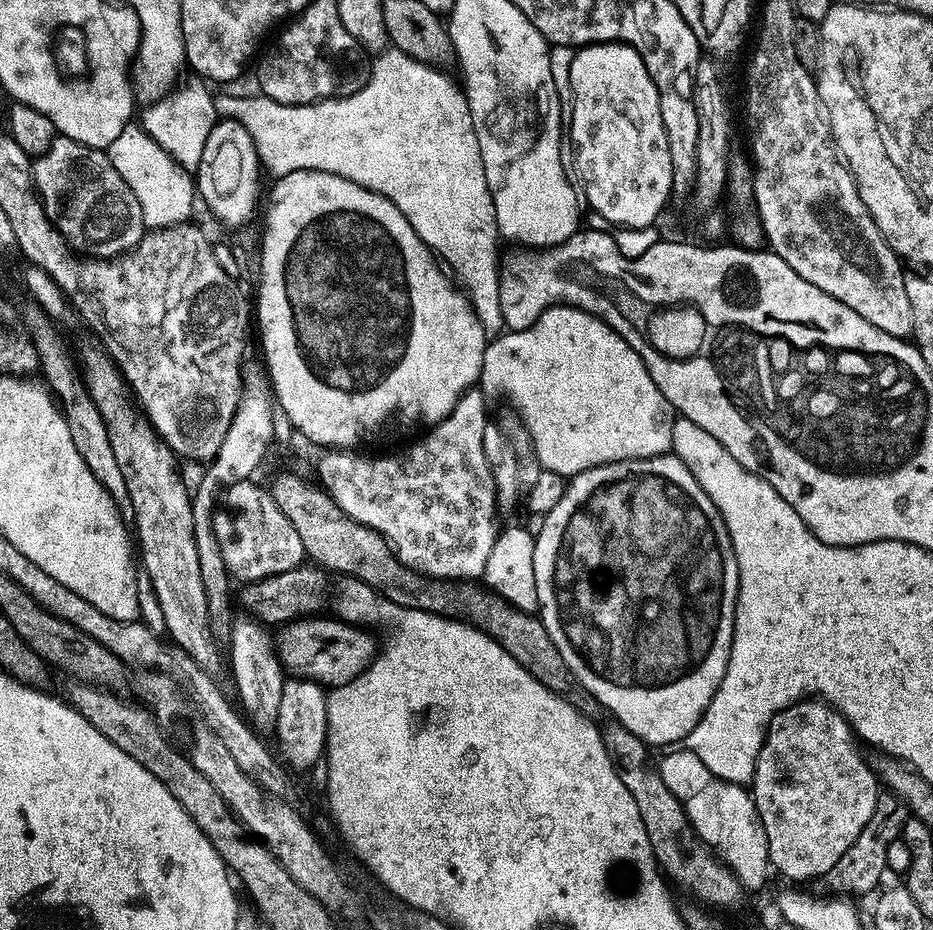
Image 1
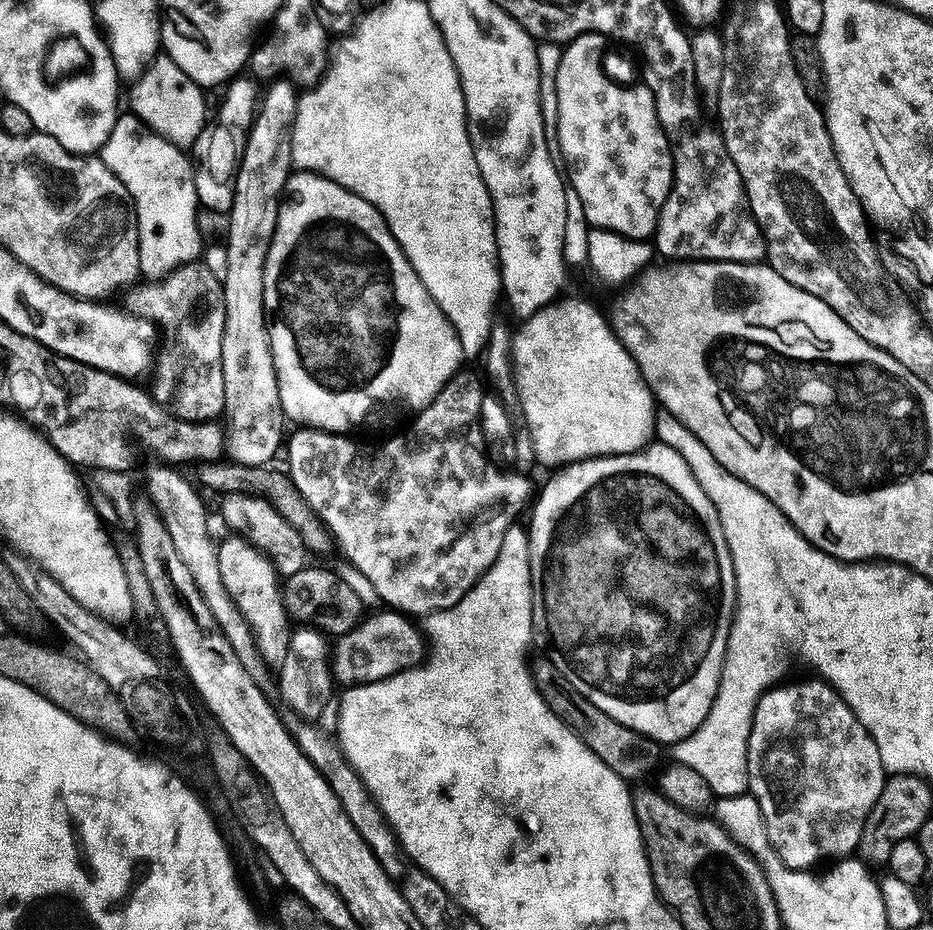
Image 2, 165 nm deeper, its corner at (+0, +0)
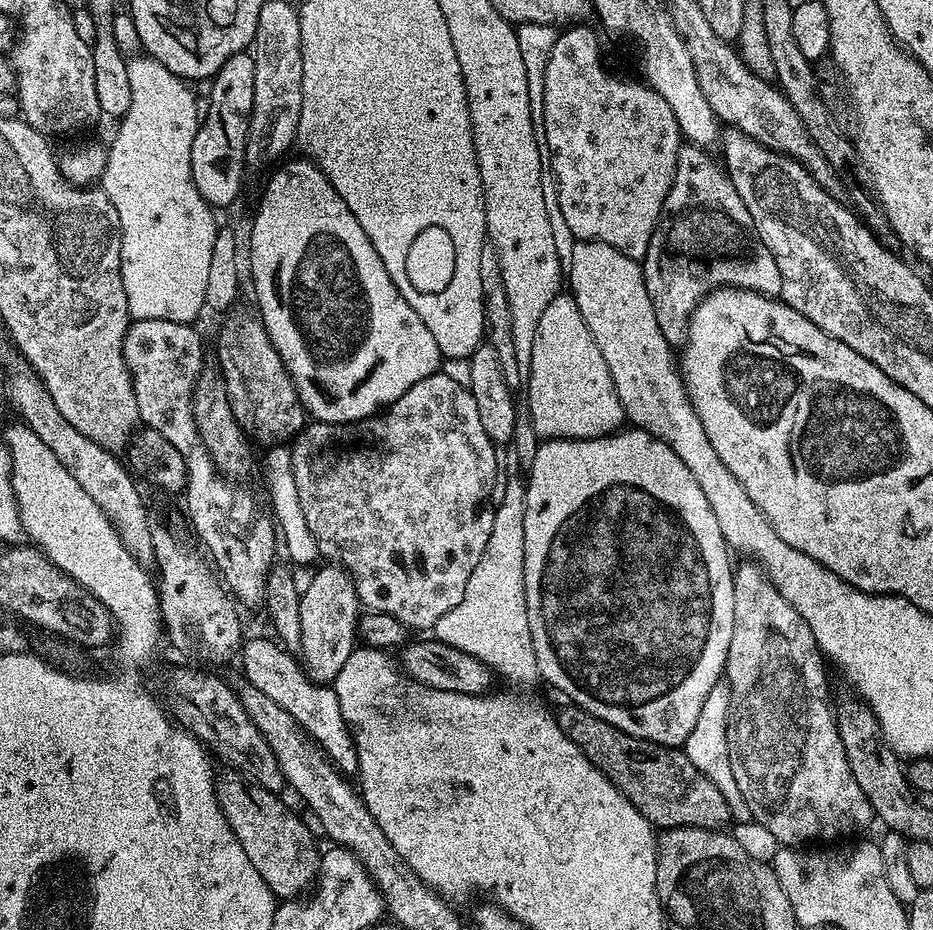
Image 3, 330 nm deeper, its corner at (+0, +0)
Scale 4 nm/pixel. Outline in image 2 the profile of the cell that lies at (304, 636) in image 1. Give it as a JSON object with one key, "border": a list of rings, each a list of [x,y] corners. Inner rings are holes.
{"border":[[[391,610],[369,615],[352,633],[339,637],[334,644],[334,680],[340,686],[373,684],[400,672],[423,665],[426,660],[426,640],[420,637],[413,621]]]}

